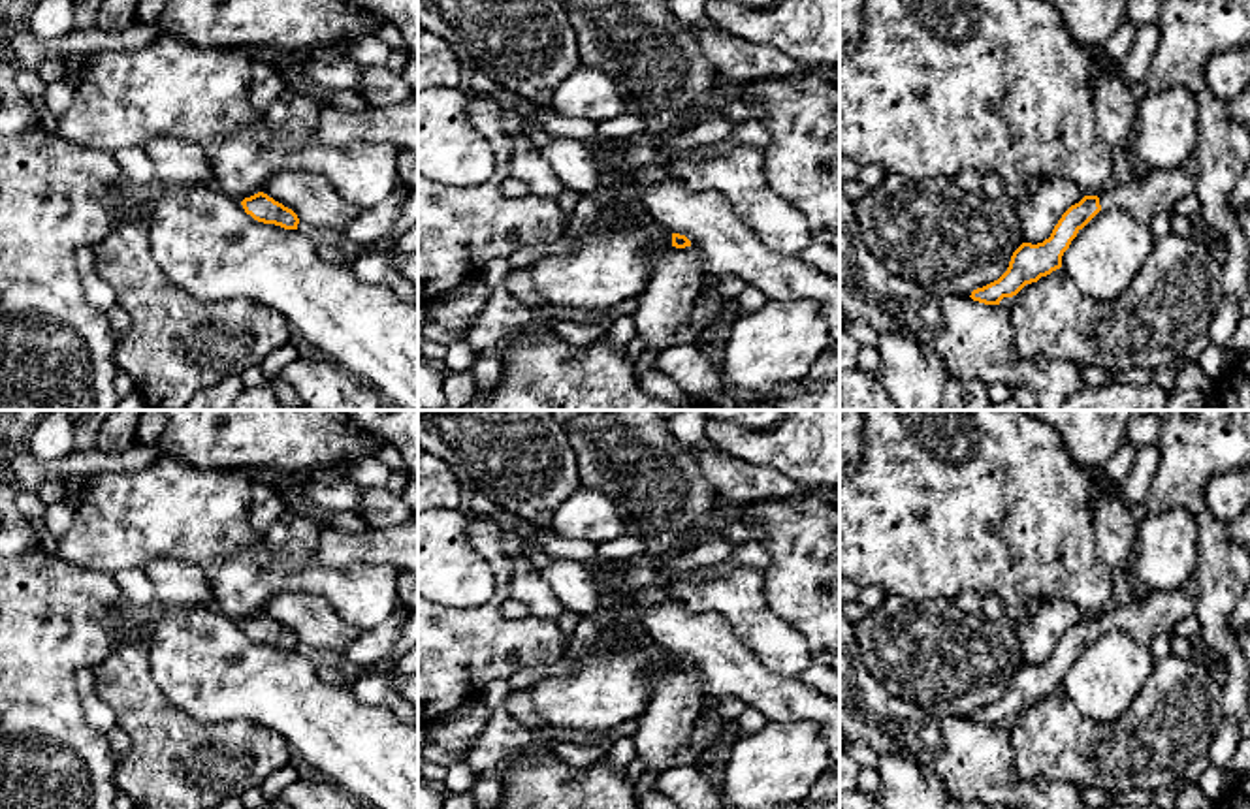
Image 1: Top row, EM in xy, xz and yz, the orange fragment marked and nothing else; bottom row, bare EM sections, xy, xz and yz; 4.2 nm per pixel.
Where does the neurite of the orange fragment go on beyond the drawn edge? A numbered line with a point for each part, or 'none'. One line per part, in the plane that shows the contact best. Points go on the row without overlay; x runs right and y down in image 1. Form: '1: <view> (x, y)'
1: xz (678, 695)

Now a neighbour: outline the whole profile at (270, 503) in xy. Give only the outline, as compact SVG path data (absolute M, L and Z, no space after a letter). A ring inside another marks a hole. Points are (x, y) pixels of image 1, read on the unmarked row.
M273 484L252 485L250 529L258 542L262 542L267 529L288 512L290 491L292 489Z

